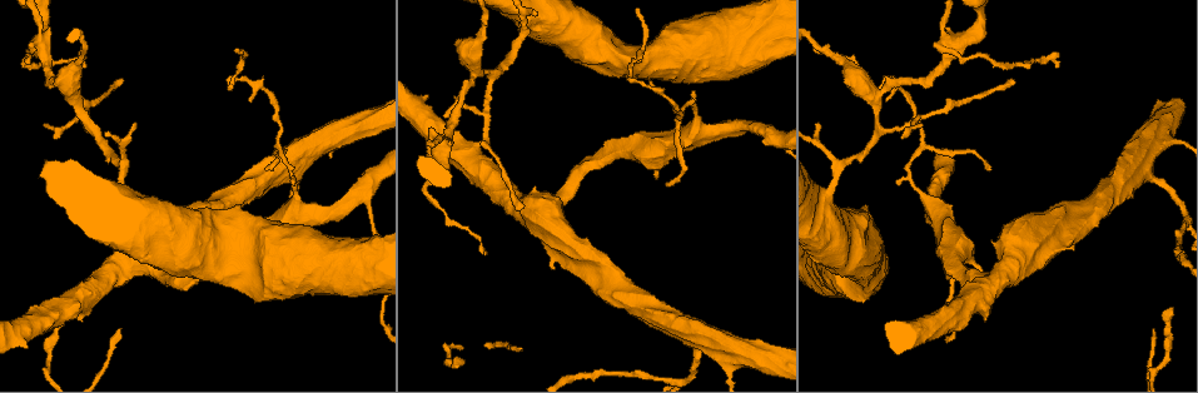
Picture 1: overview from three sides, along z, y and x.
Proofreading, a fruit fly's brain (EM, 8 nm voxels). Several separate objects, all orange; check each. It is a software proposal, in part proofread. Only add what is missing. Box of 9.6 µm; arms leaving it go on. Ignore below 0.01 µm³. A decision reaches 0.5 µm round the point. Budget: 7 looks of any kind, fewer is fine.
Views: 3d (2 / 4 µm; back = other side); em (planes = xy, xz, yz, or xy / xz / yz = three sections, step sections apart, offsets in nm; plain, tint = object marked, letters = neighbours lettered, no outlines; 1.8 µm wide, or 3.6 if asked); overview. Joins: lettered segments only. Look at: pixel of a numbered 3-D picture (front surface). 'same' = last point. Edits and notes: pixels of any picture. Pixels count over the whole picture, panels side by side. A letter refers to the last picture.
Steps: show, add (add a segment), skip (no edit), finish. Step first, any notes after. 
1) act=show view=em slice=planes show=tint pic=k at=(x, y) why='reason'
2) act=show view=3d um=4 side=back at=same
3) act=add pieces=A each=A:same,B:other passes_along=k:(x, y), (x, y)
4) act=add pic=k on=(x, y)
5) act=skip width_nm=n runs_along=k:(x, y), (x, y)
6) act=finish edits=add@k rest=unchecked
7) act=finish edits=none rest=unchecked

act=show view=3d um=4 pic=1 at=(665, 183)

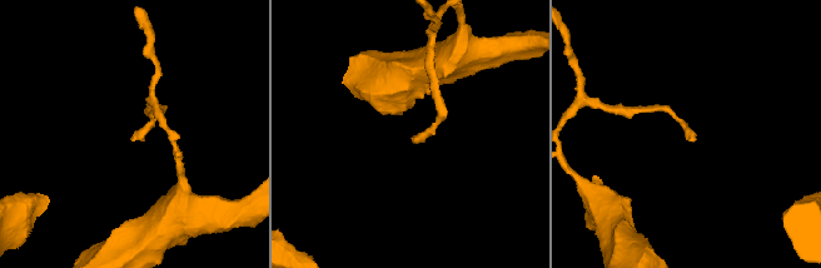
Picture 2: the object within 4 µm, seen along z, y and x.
act=show view=em slice=xz step=4 show=letters pic=2 at=(130, 138)

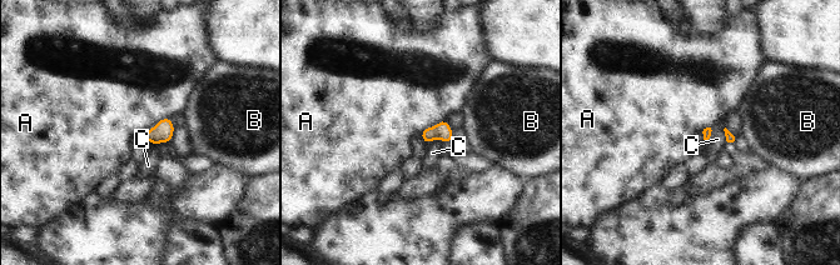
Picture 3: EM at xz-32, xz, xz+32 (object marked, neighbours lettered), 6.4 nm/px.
act=skip each=A:other,B:other,C:other border=3:(169, 116), (157, 123) found='none of them fits'

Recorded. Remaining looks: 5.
act=show view=3d um=4 pic=1 at=(447, 116) why='free end'

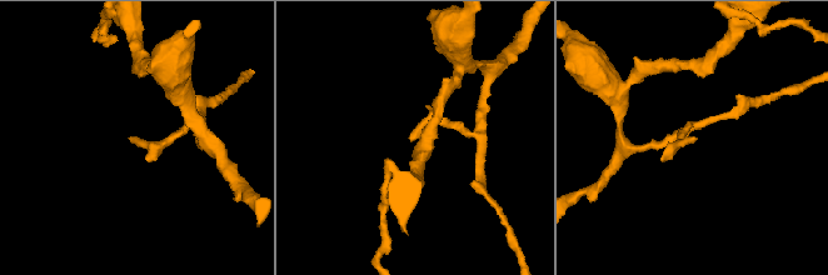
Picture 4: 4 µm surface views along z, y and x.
act=show view=em um=3.6 slice=yz step=16 show=tint pic=4 at=(411, 140) why='now the EM'

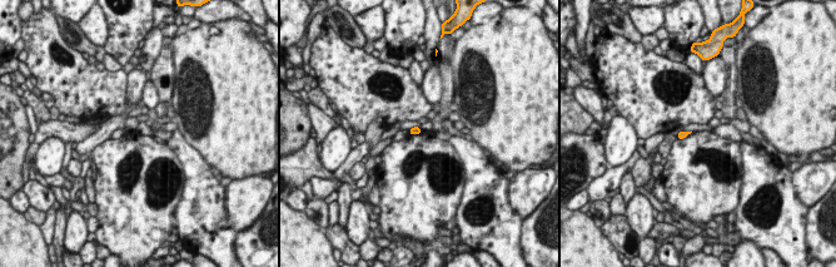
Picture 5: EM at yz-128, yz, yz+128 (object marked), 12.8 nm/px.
act=show view=em um=3.6 slice=planes show=letters at=same

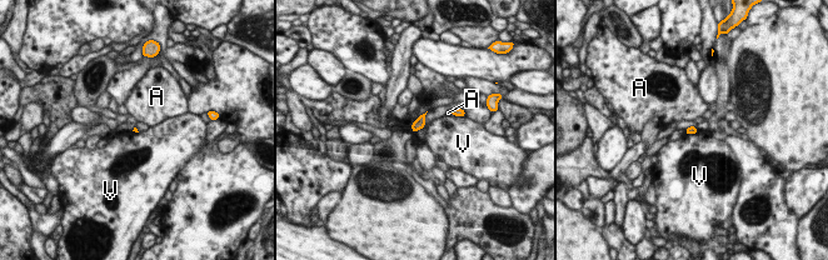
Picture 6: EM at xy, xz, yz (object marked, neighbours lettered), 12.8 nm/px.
act=skip each=A:other,V:other border=6:(697, 130), (692, 134), (686, 134) found='none of them fits'

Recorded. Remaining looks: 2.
act=show view=em slice=planes show=letters pic=1 at=(86, 67) why='an open end'

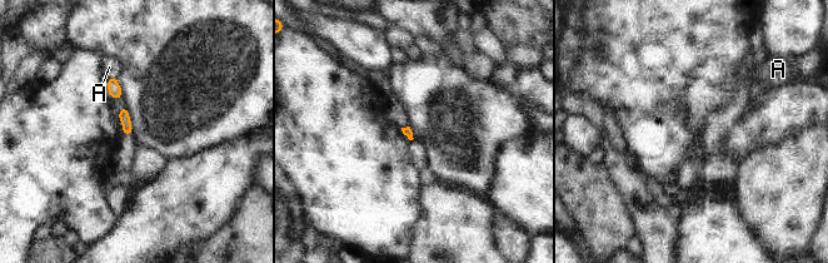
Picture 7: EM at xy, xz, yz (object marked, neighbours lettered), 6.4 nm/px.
act=skip longest_contact=A:60nm each=A:other found='none of them fits'

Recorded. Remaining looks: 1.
act=finish edits=none rest=unchecked

